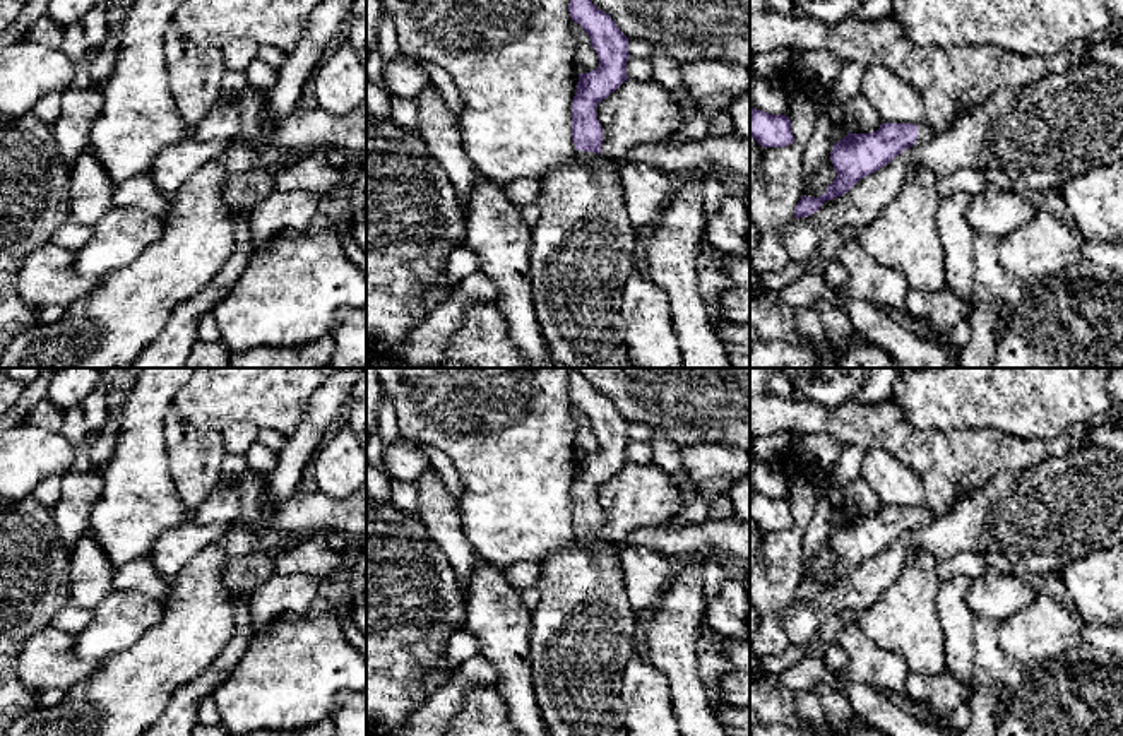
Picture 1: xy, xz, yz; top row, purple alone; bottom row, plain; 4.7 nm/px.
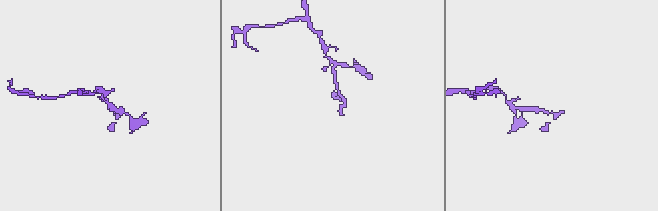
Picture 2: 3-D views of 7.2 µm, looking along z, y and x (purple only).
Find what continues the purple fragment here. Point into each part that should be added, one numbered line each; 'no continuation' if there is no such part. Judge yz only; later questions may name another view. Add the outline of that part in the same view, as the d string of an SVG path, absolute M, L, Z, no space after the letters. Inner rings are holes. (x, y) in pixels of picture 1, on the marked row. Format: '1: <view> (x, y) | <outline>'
1: yz (925, 132) | M924 120L918 125L919 140L930 140L935 135L936 135L936 132Z

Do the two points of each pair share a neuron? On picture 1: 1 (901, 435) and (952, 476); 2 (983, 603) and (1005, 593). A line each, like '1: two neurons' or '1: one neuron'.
1: one neuron
2: one neuron

